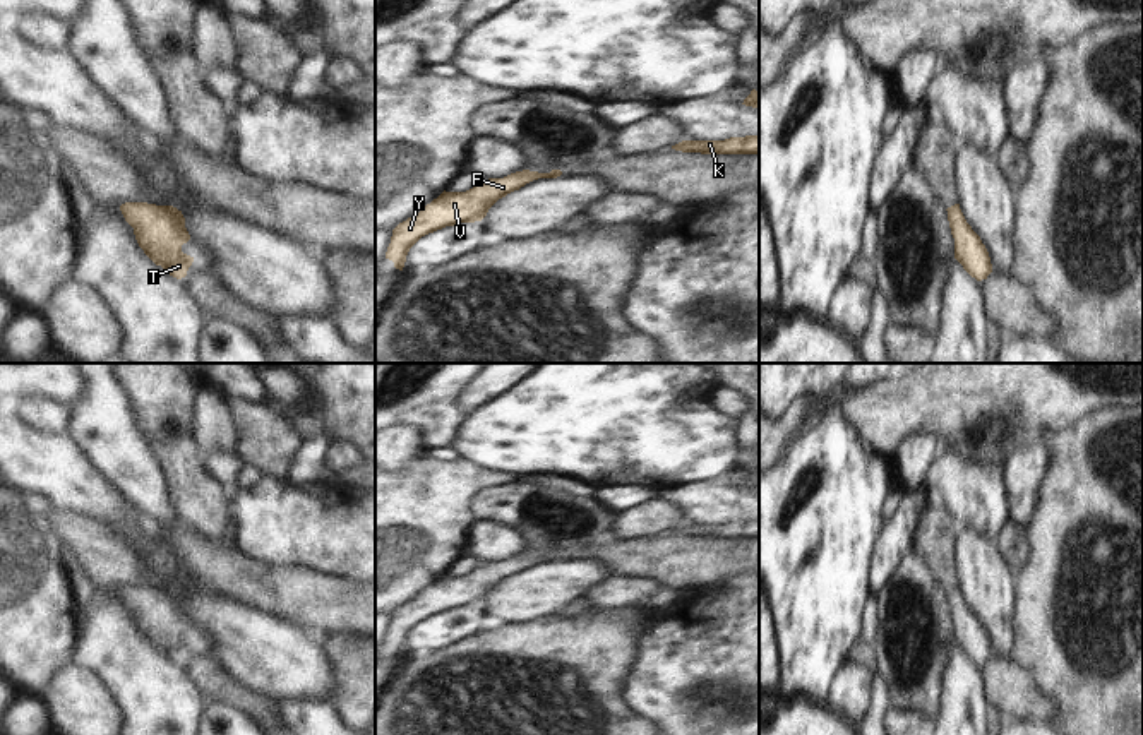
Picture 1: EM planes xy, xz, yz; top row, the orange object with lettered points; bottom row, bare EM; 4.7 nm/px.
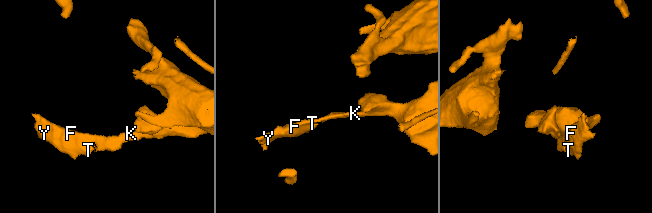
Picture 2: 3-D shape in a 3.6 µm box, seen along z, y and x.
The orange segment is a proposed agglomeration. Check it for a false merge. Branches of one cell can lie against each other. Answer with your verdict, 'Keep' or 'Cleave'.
Keep.

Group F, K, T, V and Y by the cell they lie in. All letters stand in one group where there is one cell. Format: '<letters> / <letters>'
F K T V Y

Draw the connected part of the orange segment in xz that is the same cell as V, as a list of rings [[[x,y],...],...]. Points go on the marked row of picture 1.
[[[523,170],[504,178],[478,180],[475,187],[466,192],[444,190],[420,212],[399,223],[392,230],[386,259],[392,260],[394,267],[403,271],[410,248],[422,236],[446,226],[482,221],[487,216],[488,209],[507,194],[519,190],[533,180],[557,178],[560,175],[560,170],[552,170],[550,173]]]

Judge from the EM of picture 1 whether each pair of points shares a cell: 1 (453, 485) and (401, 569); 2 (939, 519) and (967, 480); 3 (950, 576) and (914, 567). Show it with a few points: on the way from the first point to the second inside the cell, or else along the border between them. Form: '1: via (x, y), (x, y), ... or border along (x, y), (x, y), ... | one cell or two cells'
1: via (432, 506), (401, 537), (401, 549) | one cell
2: border along (945, 507), (958, 528) | two cells
3: border along (912, 552), (926, 564), (945, 593) | two cells

